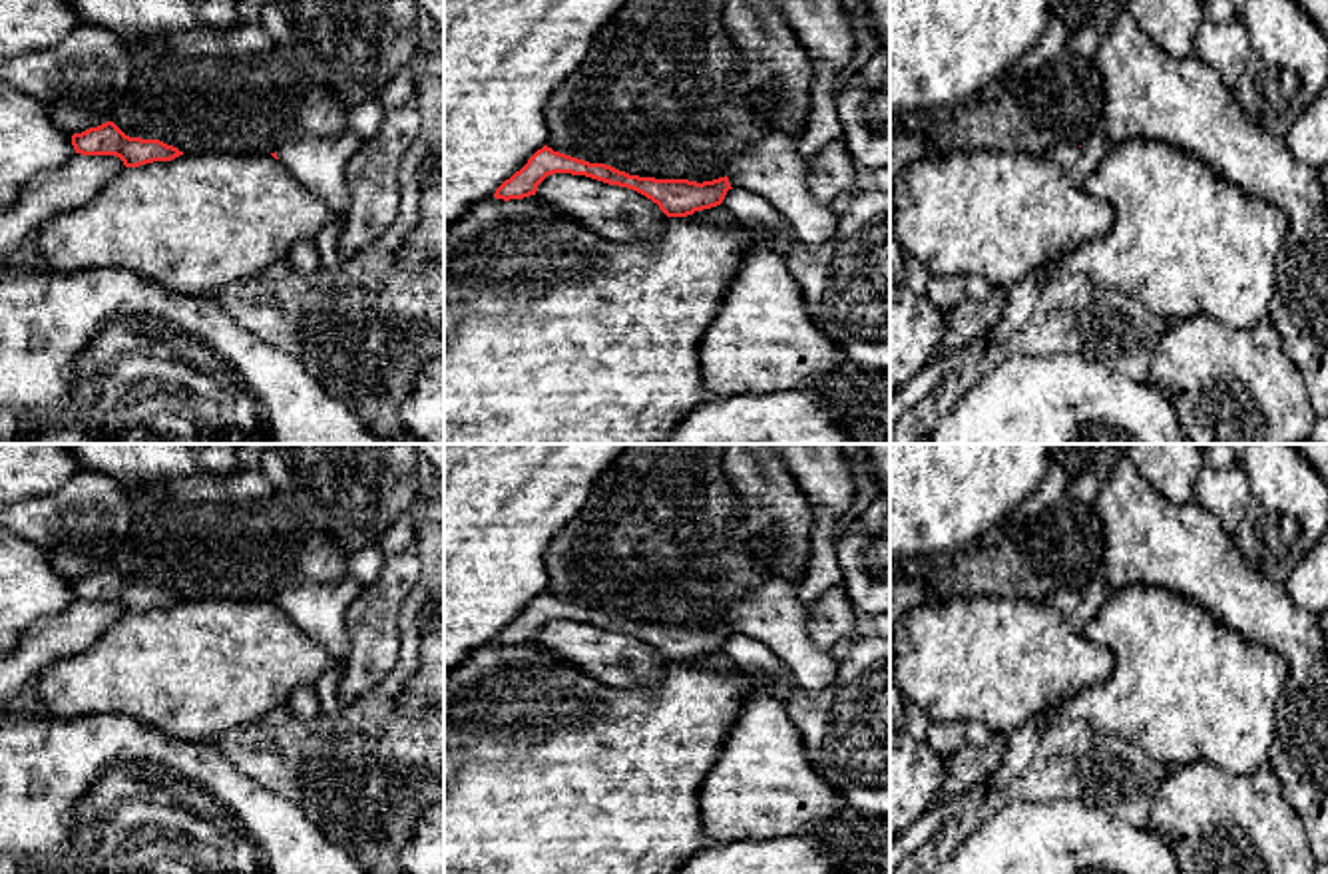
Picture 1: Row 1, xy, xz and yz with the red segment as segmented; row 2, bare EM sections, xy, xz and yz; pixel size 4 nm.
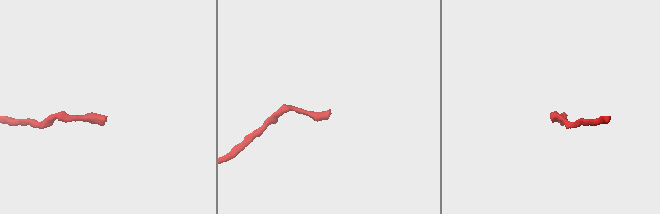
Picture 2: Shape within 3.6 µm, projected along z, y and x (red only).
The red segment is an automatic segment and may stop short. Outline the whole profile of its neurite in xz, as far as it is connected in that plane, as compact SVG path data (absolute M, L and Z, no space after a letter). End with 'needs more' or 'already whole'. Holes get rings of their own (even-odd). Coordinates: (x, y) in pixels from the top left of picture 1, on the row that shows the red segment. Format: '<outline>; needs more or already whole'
M767 131L759 143L735 157L725 177L703 183L629 175L544 145L496 189L494 197L510 201L536 195L538 185L553 173L585 175L633 189L657 203L667 217L687 217L717 207L729 189L741 187L769 201L792 225L802 243L822 245L836 229L836 211L808 191L806 163L798 155L796 141L775 131Z; needs more

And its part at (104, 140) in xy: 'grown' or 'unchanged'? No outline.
unchanged

